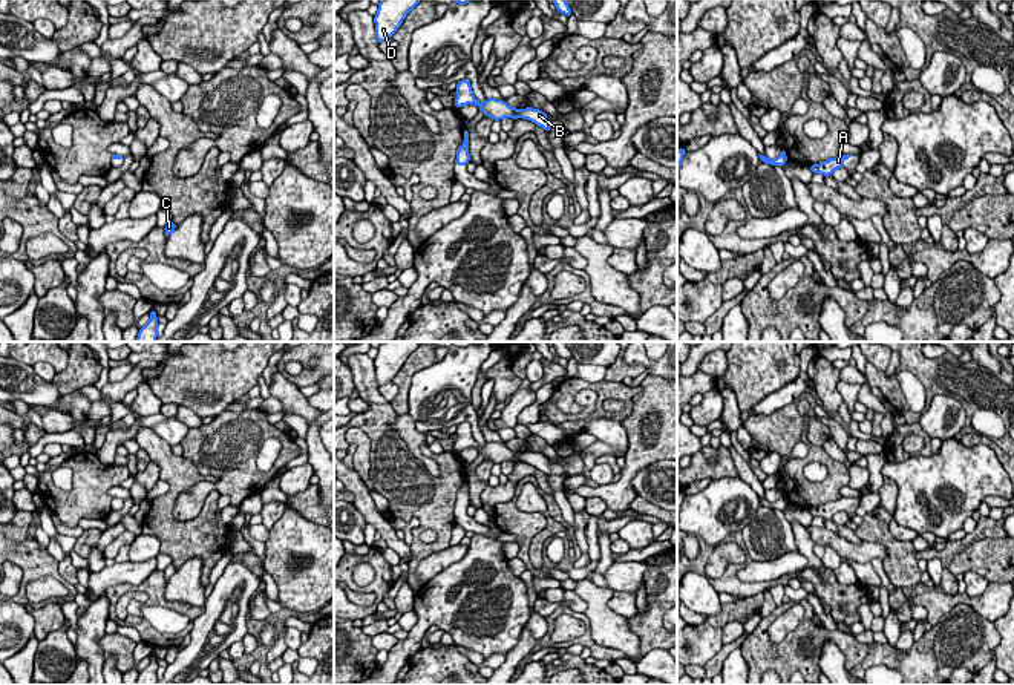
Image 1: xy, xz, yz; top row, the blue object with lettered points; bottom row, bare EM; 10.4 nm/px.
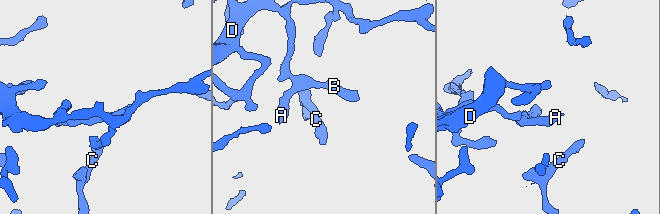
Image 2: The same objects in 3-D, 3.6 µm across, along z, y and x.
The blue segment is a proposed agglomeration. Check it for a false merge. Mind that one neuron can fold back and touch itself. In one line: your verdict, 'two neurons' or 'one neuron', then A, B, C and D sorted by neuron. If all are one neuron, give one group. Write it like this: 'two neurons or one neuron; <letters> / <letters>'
one neuron; A B C D

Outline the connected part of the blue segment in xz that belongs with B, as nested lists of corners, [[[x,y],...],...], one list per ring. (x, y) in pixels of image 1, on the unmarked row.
[[[460,423],[456,426],[458,440],[453,444],[456,452],[476,447],[478,452],[484,457],[484,460],[490,460],[493,464],[501,464],[502,461],[524,461],[544,474],[551,474],[550,463],[544,454],[532,452],[530,449],[525,452],[510,451],[505,444],[496,441],[487,441],[482,447],[475,441],[470,429],[470,423]]]

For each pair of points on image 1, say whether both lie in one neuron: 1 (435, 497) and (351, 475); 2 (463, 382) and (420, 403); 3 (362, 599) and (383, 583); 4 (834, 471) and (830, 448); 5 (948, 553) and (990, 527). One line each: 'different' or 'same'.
1: different
2: same
3: different
4: different
5: same

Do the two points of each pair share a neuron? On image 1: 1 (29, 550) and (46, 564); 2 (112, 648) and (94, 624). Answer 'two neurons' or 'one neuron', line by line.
1: one neuron
2: two neurons

